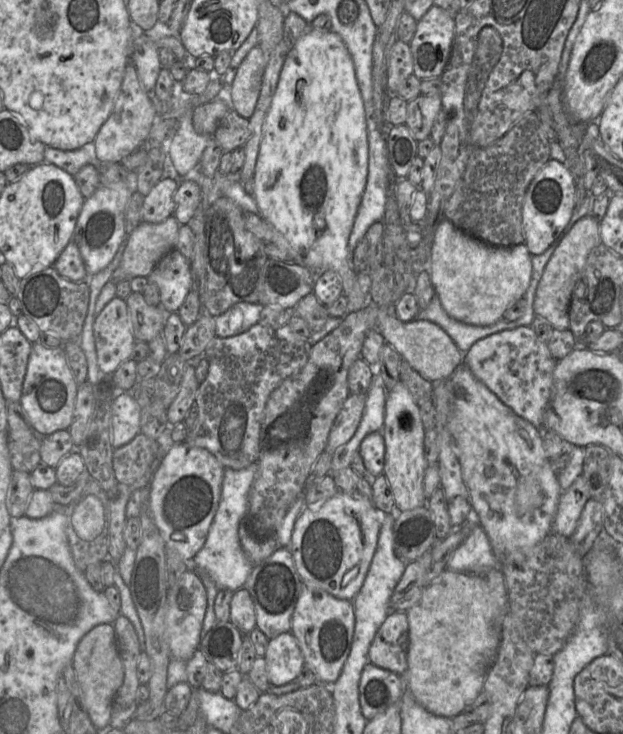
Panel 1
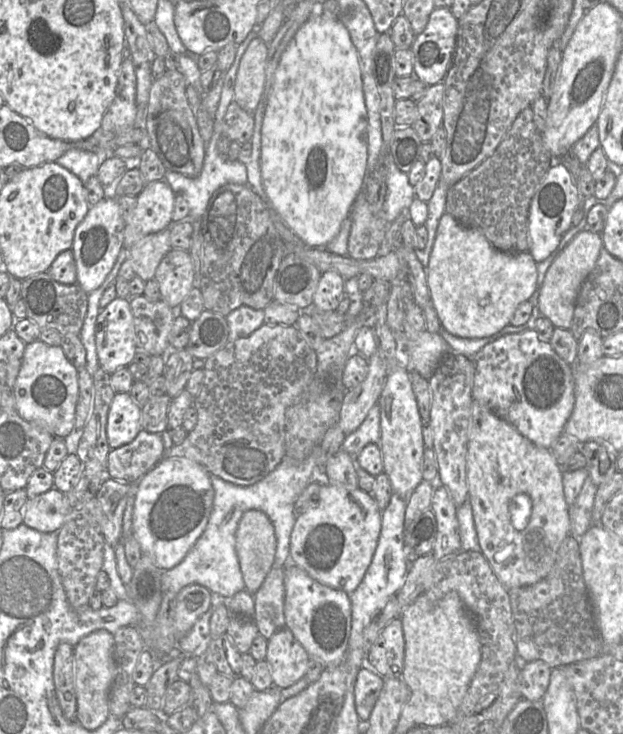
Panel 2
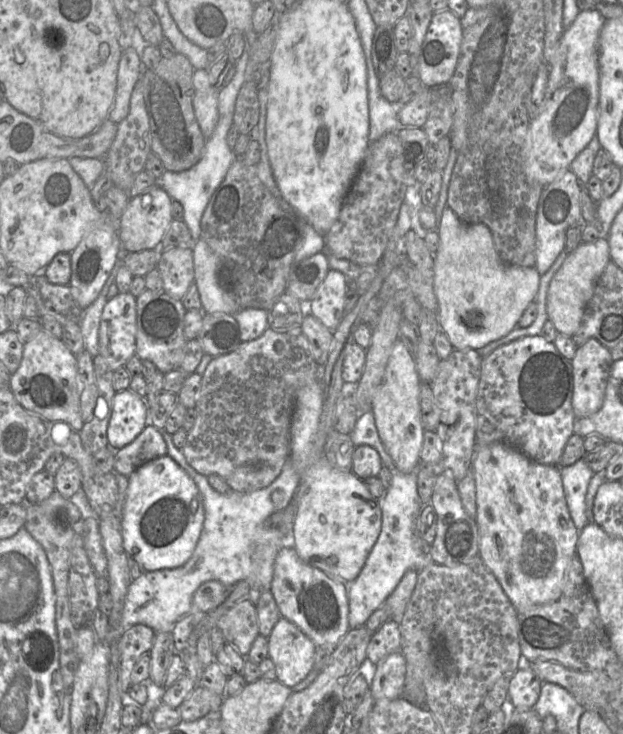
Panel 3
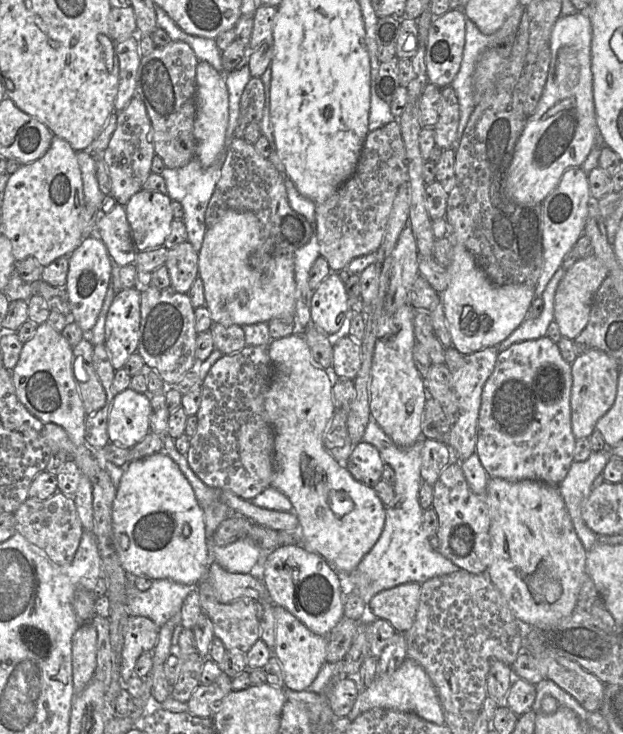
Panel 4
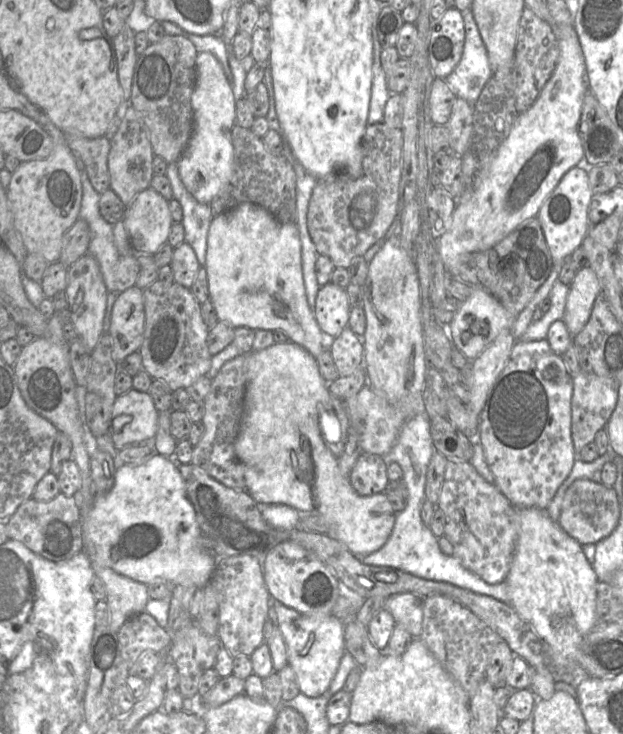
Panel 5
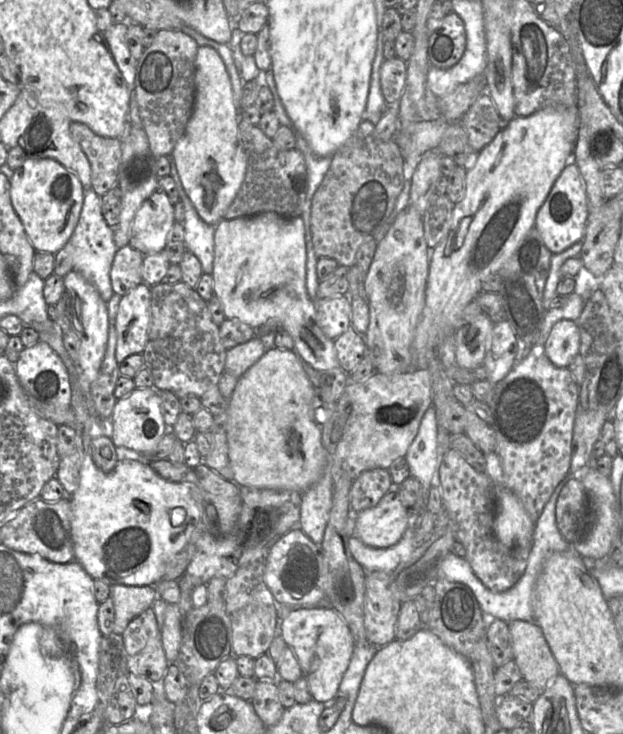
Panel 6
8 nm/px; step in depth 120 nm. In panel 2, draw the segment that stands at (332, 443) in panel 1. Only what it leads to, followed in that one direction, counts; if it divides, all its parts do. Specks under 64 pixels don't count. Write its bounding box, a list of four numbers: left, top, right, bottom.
[338,353,387,436]

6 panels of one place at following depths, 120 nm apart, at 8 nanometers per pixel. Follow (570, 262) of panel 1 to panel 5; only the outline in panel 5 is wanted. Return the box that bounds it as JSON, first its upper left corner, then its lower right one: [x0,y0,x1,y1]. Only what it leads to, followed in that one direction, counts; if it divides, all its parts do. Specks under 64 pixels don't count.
[562,266,600,337]

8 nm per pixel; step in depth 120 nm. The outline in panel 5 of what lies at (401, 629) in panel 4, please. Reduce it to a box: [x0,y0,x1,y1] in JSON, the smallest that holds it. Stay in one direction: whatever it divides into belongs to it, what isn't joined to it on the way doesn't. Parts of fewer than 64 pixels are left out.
[383,592,423,638]

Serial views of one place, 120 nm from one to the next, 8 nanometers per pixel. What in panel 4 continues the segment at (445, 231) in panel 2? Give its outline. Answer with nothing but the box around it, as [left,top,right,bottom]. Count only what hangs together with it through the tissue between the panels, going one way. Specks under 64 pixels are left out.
[441,238,535,356]

